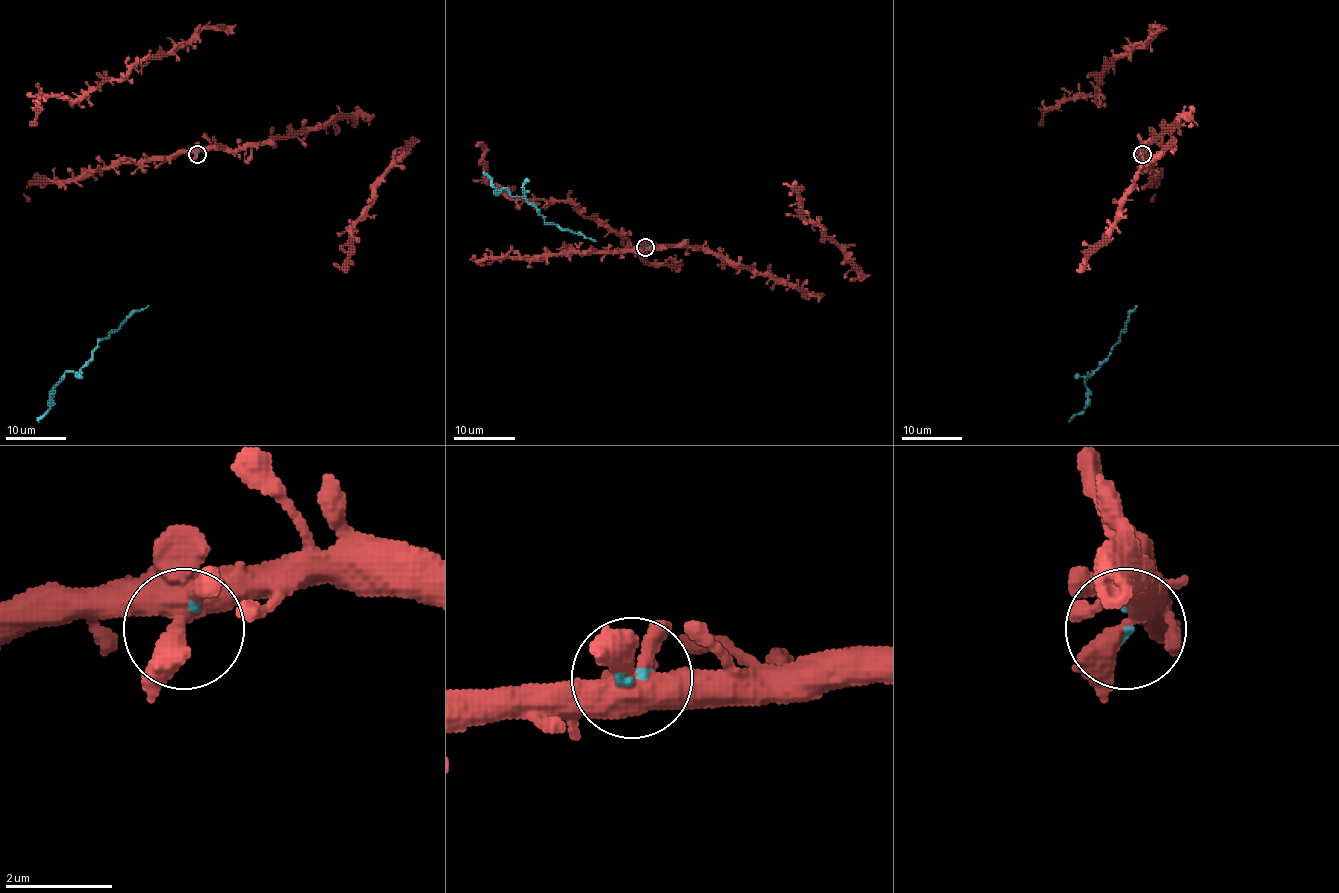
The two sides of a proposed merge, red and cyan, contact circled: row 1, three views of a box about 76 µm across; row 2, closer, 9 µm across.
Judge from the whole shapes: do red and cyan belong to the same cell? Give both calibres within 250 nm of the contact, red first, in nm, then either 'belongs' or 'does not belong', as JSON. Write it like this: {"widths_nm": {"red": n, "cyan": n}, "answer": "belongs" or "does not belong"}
{"widths_nm": {"red": 440, "cyan": 90}, "answer": "belongs"}

